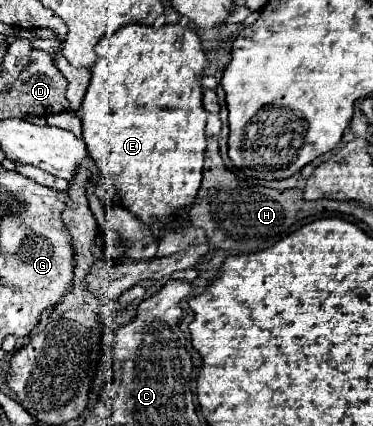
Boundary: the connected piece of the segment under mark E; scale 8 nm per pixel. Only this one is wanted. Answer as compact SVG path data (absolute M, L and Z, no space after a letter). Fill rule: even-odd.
M127 25L127 27L121 27L117 33L105 37L99 41L99 45L95 47L95 53L99 57L99 61L93 65L91 69L91 85L87 89L87 95L83 99L83 105L81 105L81 121L83 121L83 141L87 145L87 153L89 157L95 161L95 165L99 167L99 181L97 181L97 187L95 187L95 193L107 201L107 187L115 187L117 195L121 197L119 199L119 205L123 205L127 211L131 211L141 223L145 223L149 229L159 225L161 229L171 229L171 231L181 231L181 223L177 219L179 215L179 209L187 209L193 205L193 199L197 195L197 189L201 185L201 171L203 171L203 153L205 153L205 117L207 117L207 111L203 109L203 89L201 89L201 75L203 75L203 67L207 67L207 55L203 53L201 49L201 41L197 37L195 31L191 31L189 27L183 27L183 25L163 25L163 27L147 27L147 25ZM185 67L185 79L181 77L181 83L177 81L169 81L167 83L167 91L163 93L165 97L161 99L155 99L155 87L157 87L157 81L159 85L163 85L163 77L169 73L169 71L179 71Z

